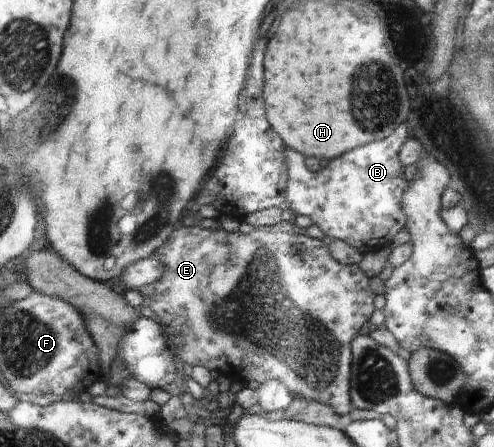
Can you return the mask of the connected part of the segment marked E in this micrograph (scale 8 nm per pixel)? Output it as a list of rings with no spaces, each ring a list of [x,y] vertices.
[[[194,220],[194,222],[186,222],[186,224],[183,224],[178,227],[178,230],[174,230],[174,232],[170,232],[170,236],[166,238],[166,242],[164,242],[164,246],[160,246],[152,256],[158,258],[162,264],[164,264],[164,274],[160,276],[160,280],[157,280],[154,282],[154,294],[151,295],[149,298],[147,298],[146,303],[150,306],[152,309],[152,312],[160,318],[160,326],[164,329],[168,328],[168,333],[164,332],[164,336],[166,334],[170,334],[172,336],[172,346],[174,346],[174,350],[176,350],[176,356],[174,357],[174,360],[180,359],[182,362],[185,362],[187,365],[190,366],[196,366],[196,364],[200,364],[200,366],[204,366],[204,368],[210,370],[210,371],[216,371],[216,372],[222,372],[222,374],[225,374],[229,377],[231,377],[233,380],[240,380],[247,384],[248,382],[266,382],[270,380],[278,380],[282,382],[282,384],[286,384],[294,394],[296,394],[296,397],[304,398],[306,400],[314,400],[316,402],[322,402],[322,404],[328,404],[332,410],[334,410],[335,414],[340,414],[344,417],[347,417],[349,414],[349,410],[352,410],[354,407],[352,404],[352,401],[350,400],[349,396],[349,371],[351,368],[351,362],[352,362],[352,353],[351,353],[351,342],[358,336],[359,331],[361,330],[362,326],[366,324],[370,320],[370,316],[372,316],[372,313],[375,310],[374,306],[374,292],[371,292],[370,289],[370,277],[367,276],[367,274],[364,274],[362,270],[360,270],[360,266],[357,264],[348,265],[348,264],[342,264],[342,262],[338,262],[338,260],[334,260],[334,257],[330,256],[330,252],[328,252],[328,246],[322,239],[316,239],[314,237],[309,237],[308,235],[294,235],[289,234],[286,232],[281,232],[280,230],[272,230],[272,228],[257,228],[255,229],[254,233],[248,233],[244,234],[240,231],[229,233],[228,231],[225,231],[224,229],[218,230],[218,229],[202,229],[199,227],[198,223]]]

